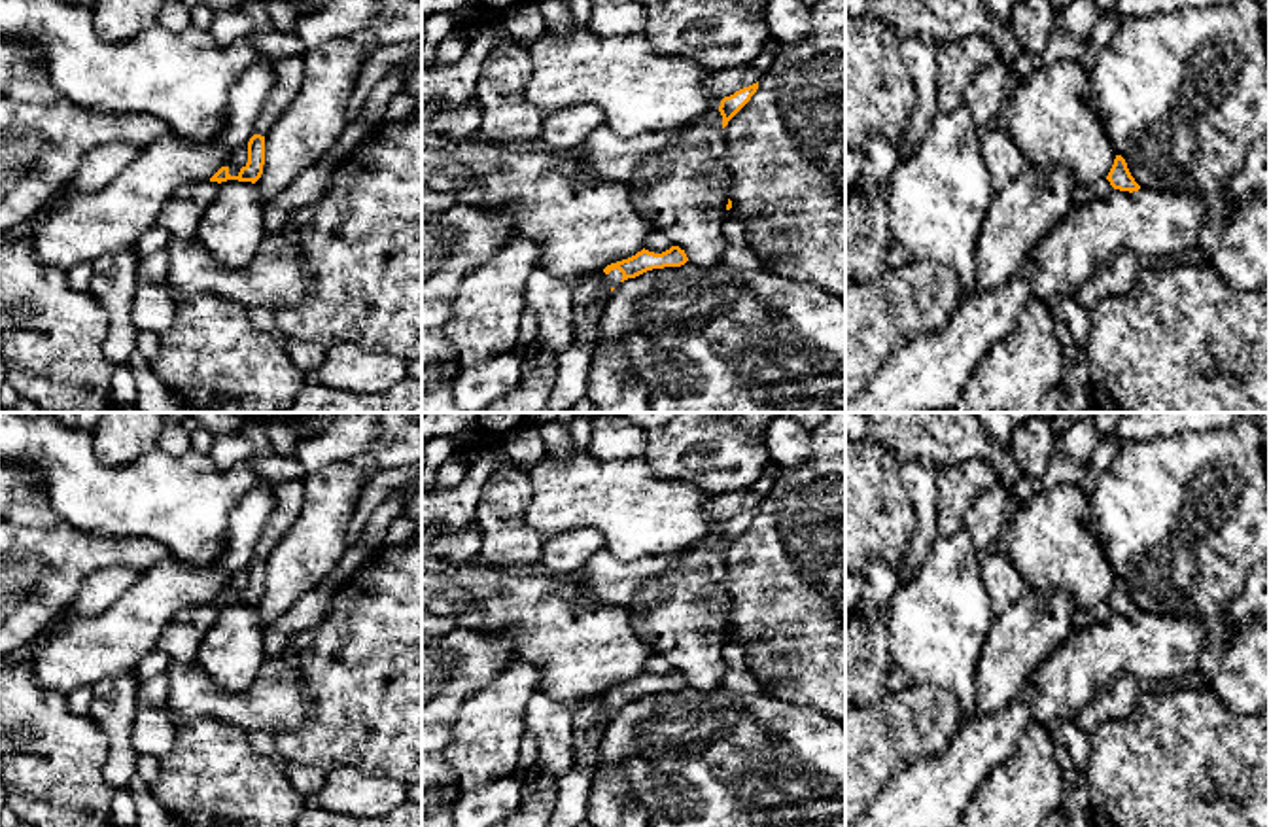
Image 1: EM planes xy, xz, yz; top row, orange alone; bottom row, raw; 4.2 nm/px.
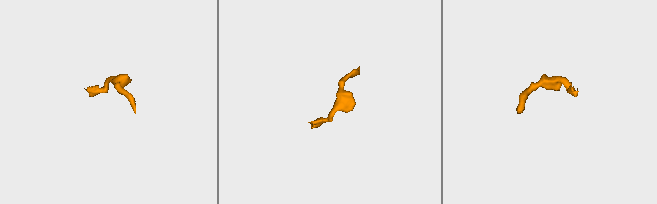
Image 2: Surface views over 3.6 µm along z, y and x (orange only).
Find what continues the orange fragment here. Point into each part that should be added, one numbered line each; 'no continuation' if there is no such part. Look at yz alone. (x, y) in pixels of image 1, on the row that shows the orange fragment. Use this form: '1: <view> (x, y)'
no continuation

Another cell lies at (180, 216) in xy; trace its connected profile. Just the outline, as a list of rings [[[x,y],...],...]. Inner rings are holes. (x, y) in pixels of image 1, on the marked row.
[[[238,180],[227,182],[202,182],[202,184],[189,184],[176,189],[168,201],[165,202],[157,223],[163,225],[172,238],[191,240],[197,238],[199,221],[217,195],[217,191]]]

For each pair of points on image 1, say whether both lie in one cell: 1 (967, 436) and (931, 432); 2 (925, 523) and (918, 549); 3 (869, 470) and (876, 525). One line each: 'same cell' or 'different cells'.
1: same cell
2: same cell
3: same cell

